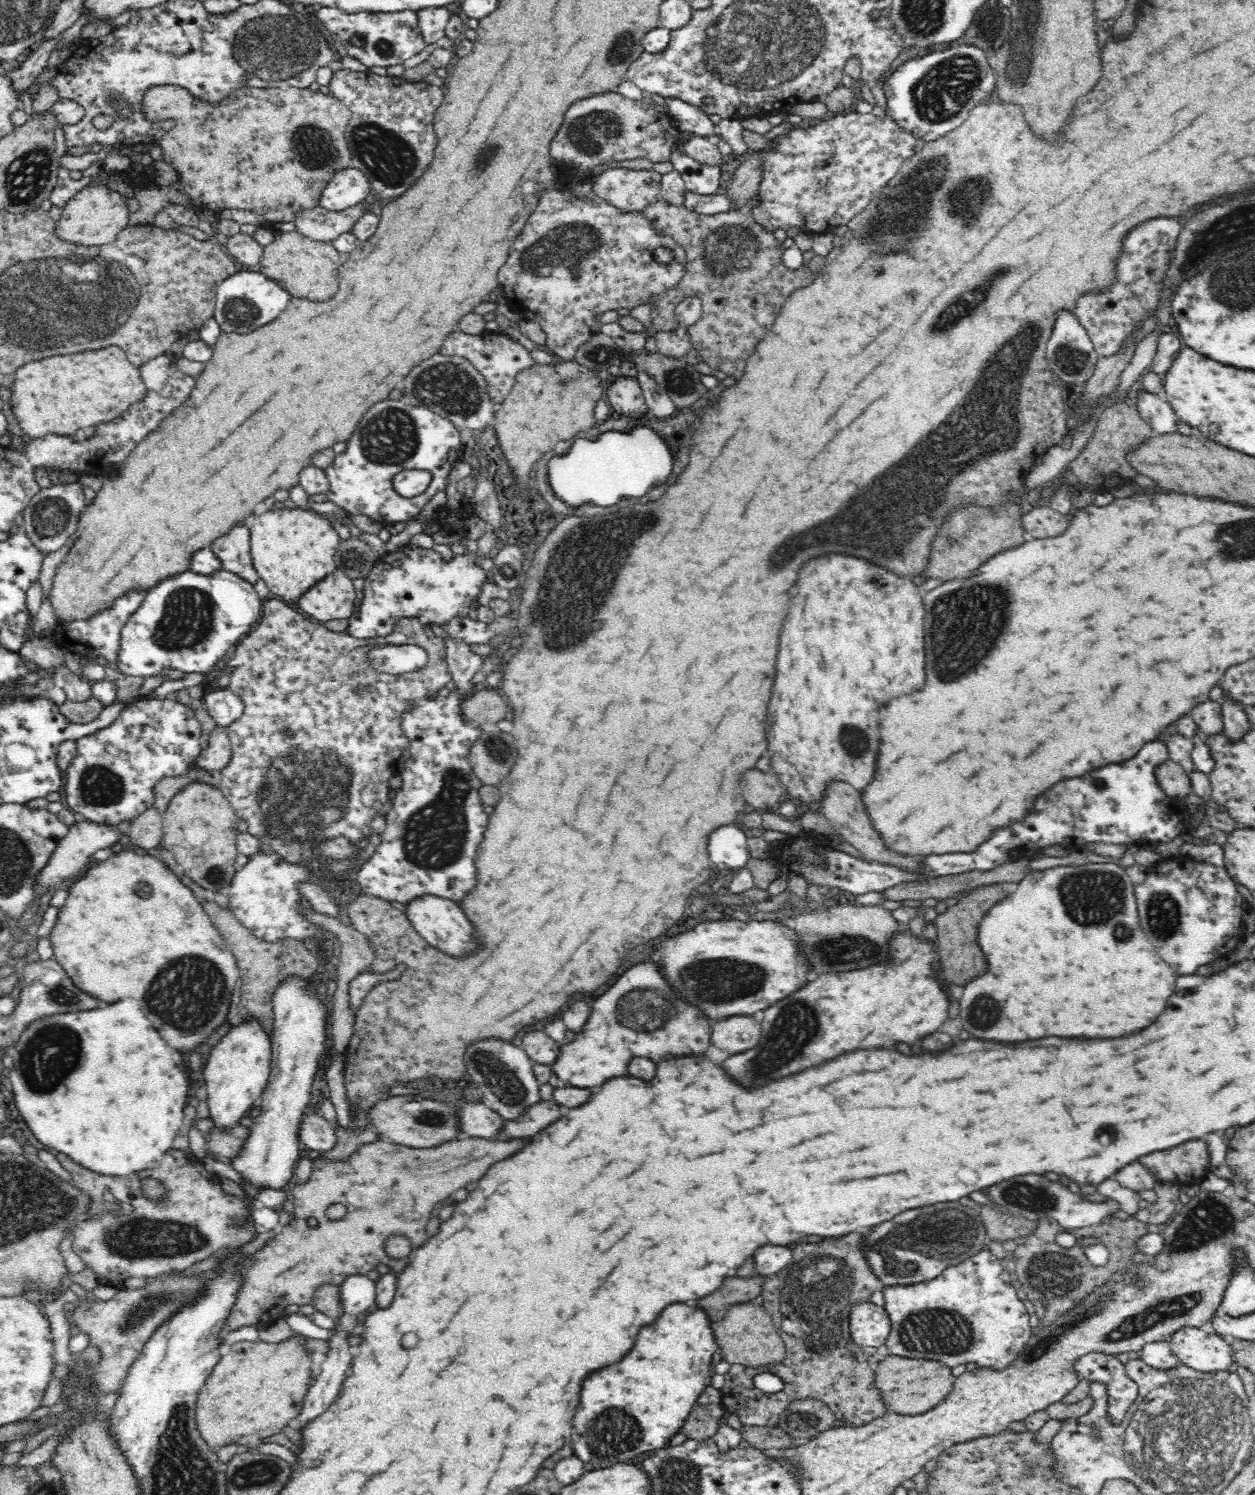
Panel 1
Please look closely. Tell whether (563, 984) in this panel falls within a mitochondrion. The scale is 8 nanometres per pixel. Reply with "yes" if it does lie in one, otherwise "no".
no

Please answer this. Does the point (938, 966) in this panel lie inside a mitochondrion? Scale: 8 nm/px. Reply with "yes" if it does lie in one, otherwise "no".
no

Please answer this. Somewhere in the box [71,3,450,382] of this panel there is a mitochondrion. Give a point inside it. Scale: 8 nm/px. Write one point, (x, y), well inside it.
(274, 44)

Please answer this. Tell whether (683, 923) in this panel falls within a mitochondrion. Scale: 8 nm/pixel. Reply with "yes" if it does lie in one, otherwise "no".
no

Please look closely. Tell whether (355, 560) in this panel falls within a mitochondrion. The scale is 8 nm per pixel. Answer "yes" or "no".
yes

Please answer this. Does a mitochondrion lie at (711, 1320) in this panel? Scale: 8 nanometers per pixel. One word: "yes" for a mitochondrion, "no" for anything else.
no

